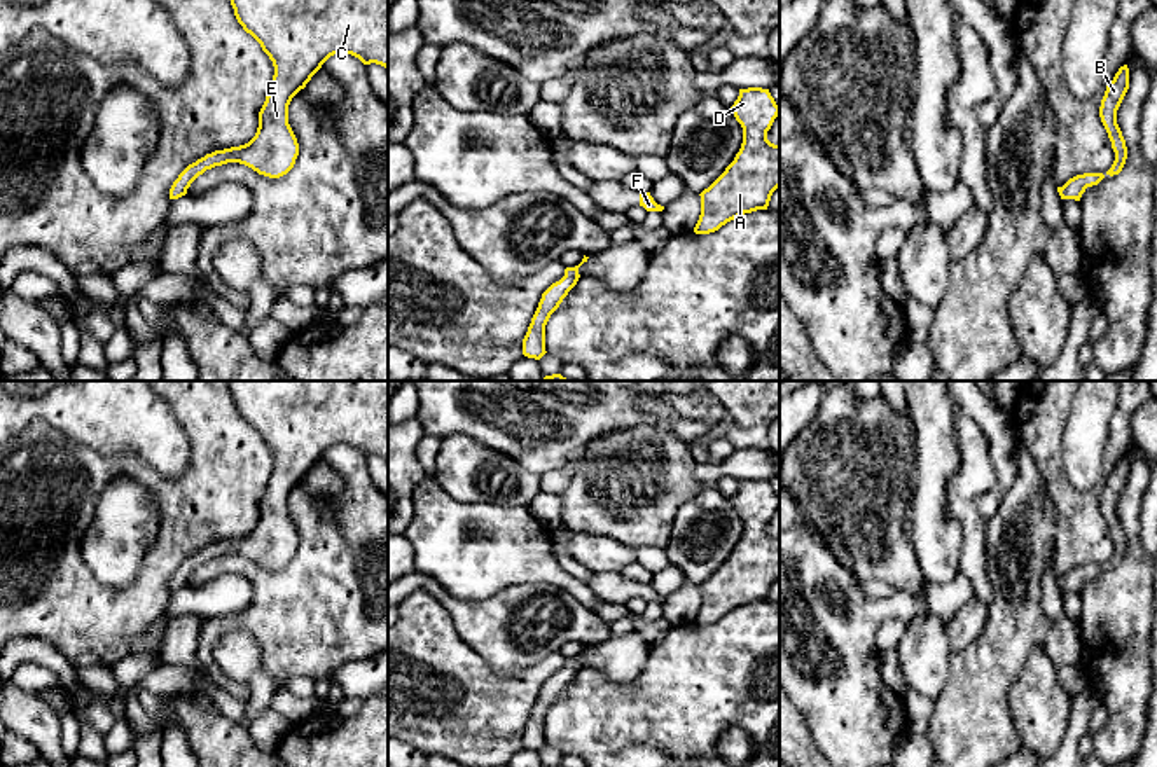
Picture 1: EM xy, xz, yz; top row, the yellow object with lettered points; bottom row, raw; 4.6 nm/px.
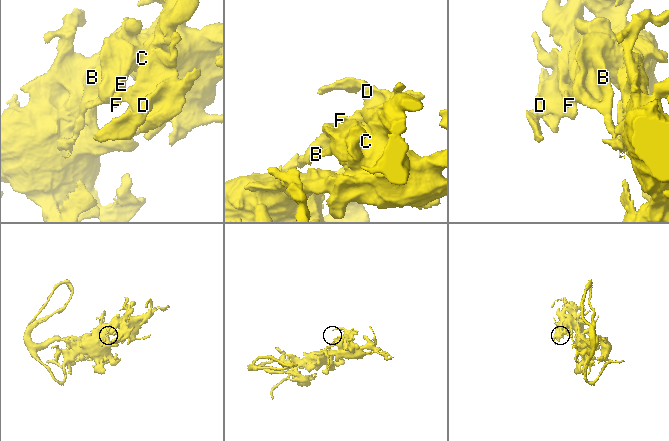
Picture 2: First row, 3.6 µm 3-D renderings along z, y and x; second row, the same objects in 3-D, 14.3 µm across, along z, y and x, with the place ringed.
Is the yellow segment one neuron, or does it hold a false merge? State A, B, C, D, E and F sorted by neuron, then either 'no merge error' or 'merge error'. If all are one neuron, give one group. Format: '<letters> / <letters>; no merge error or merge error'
A C D E F / B; merge error

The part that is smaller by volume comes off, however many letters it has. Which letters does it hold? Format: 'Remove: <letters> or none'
Remove: B

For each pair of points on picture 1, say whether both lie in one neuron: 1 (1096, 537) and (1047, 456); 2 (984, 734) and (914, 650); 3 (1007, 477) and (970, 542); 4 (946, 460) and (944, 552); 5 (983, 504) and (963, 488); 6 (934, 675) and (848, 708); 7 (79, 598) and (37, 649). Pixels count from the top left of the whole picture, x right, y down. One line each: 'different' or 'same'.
1: same
2: different
3: different
4: same
5: different
6: different
7: different

